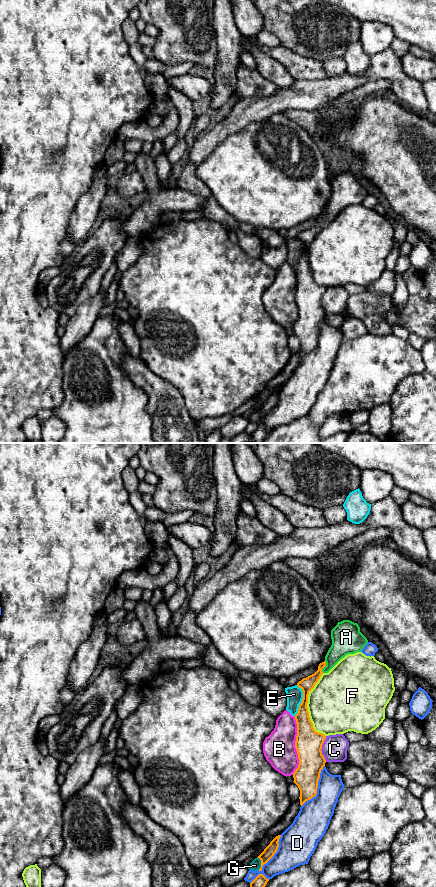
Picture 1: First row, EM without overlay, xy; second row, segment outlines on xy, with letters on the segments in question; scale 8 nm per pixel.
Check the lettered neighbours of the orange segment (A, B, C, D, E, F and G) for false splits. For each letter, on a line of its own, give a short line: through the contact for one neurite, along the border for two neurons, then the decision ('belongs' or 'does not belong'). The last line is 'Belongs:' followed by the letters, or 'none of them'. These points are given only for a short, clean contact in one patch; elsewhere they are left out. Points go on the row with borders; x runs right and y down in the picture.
A: line xy (306, 684), (324, 666), (344, 642); belongs
B: does not belong
C: line xy (326, 736), (321, 749), (321, 754), (325, 761); does not belong
D: does not belong
E: does not belong
F: does not belong
G: does not belong
Belongs: A

